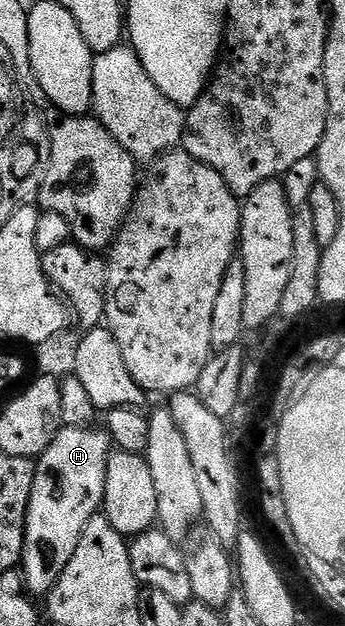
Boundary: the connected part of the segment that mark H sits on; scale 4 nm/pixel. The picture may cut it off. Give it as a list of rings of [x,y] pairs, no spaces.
[[[94,426],[60,427],[49,449],[45,449],[35,463],[33,493],[29,497],[21,564],[23,582],[32,596],[46,597],[53,589],[53,585],[57,585],[61,573],[65,573],[65,565],[69,565],[73,553],[77,550],[77,541],[81,541],[81,533],[85,525],[89,525],[91,518],[102,508],[105,493],[105,465],[111,456],[113,444],[106,430],[95,430]]]

